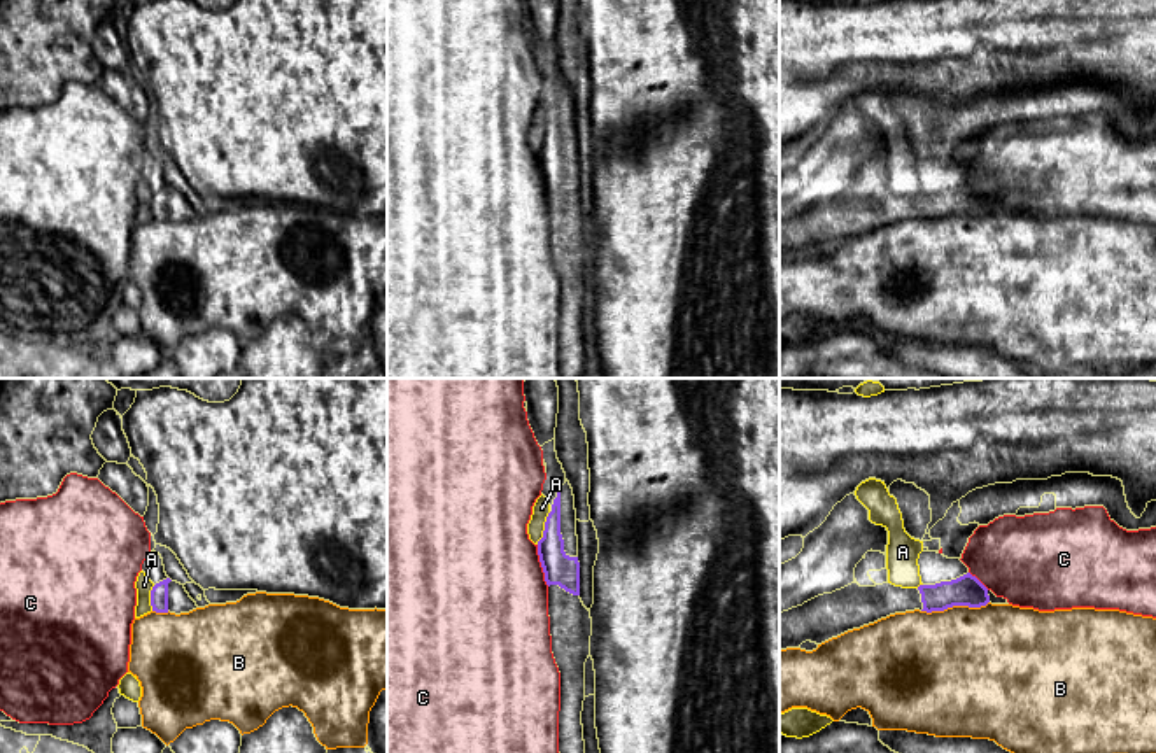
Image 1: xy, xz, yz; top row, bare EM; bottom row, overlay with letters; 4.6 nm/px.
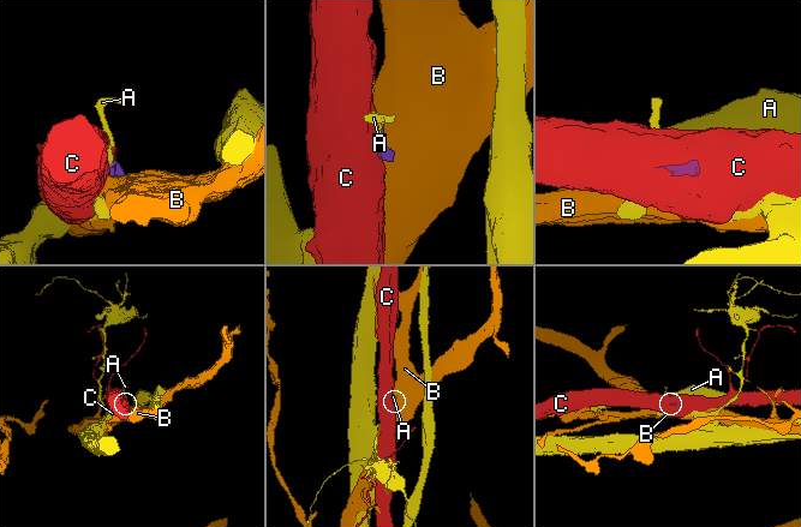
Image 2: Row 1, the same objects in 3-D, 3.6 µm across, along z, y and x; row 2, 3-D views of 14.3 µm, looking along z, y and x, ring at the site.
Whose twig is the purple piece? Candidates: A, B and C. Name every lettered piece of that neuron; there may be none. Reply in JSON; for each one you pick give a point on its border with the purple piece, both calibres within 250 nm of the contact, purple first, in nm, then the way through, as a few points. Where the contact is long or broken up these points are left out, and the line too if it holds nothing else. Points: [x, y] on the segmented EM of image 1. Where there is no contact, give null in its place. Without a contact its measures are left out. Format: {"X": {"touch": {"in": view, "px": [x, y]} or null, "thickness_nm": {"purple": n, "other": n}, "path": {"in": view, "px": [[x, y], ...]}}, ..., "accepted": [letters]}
{"accepted": []}

